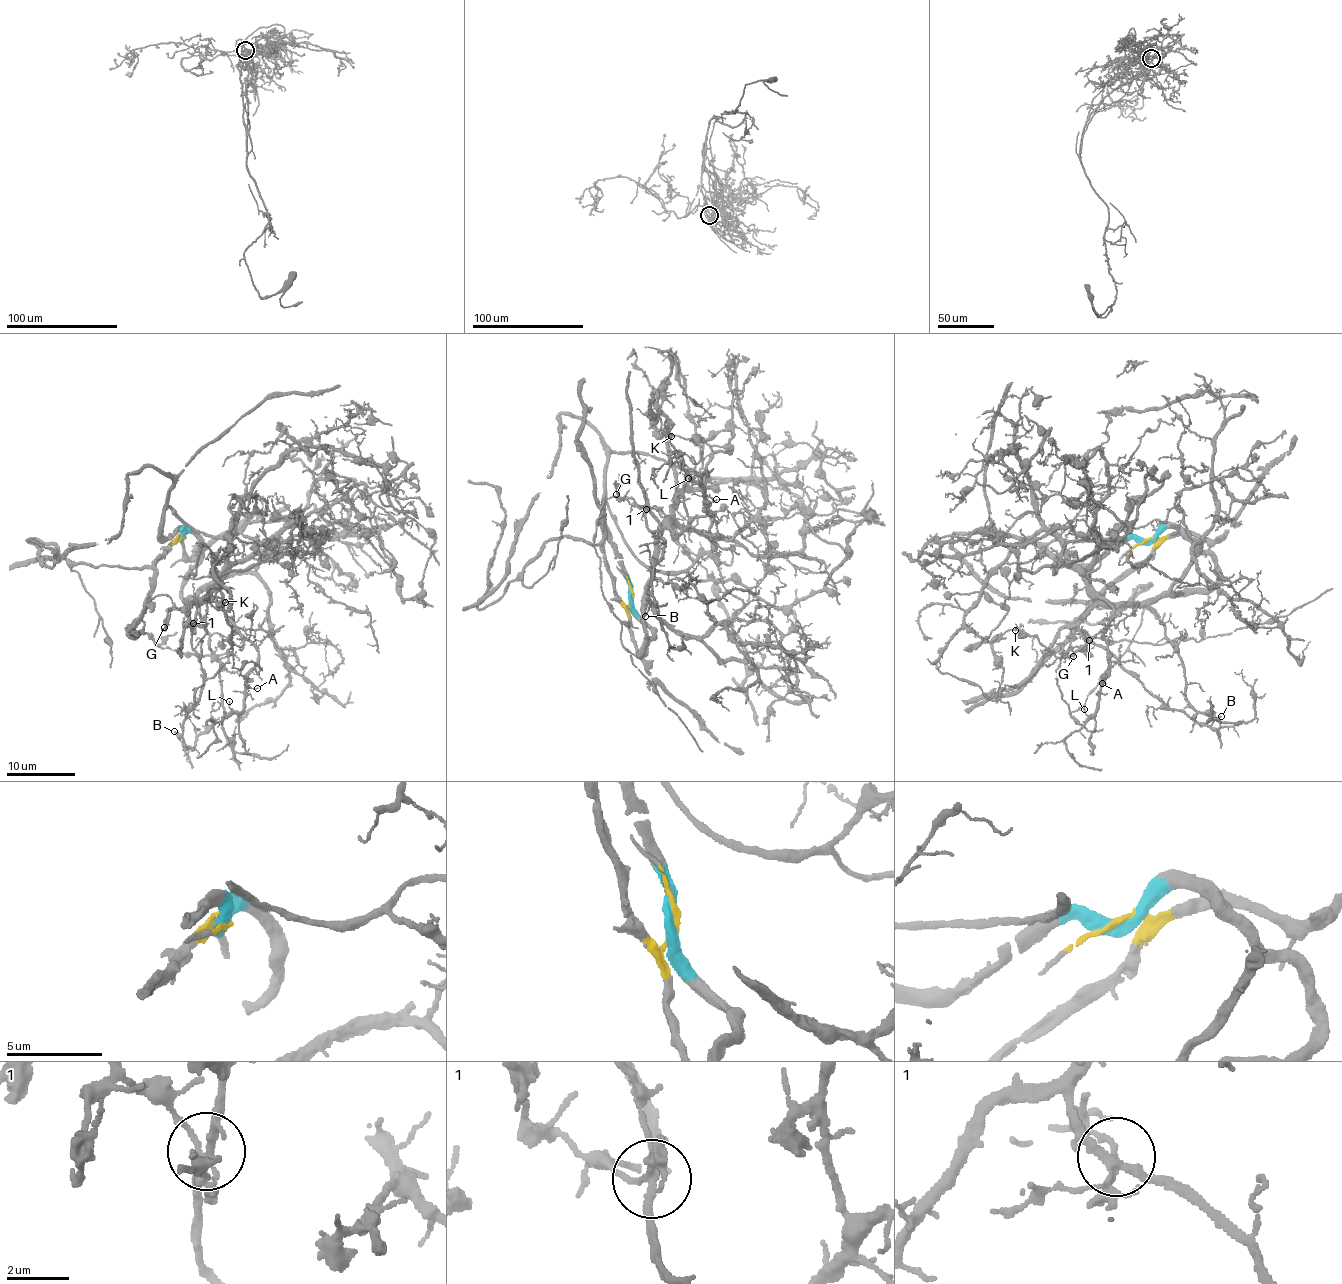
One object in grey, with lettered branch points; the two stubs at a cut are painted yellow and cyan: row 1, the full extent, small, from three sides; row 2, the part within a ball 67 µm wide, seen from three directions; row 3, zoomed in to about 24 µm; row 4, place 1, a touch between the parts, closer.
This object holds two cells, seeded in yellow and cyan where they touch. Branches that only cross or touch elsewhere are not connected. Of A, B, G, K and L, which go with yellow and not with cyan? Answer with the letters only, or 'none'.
G

